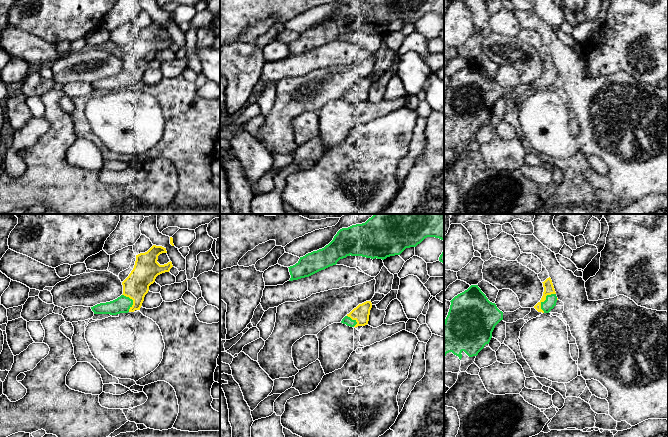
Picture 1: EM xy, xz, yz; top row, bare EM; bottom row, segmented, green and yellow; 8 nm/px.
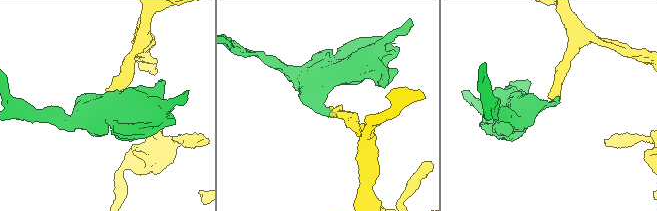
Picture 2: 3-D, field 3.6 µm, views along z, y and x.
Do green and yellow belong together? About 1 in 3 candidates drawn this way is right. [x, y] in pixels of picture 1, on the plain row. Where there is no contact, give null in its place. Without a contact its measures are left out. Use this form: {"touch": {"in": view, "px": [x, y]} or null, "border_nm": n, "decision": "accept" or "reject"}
{"touch": {"in": "yz", "px": [545, 76]}, "border_nm": 190, "decision": "accept"}

